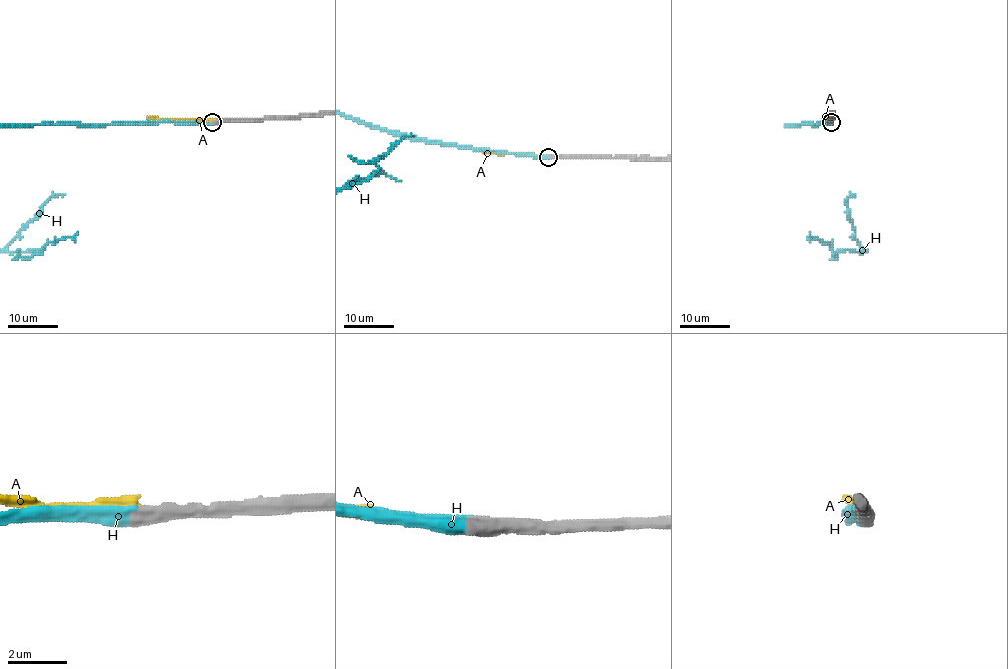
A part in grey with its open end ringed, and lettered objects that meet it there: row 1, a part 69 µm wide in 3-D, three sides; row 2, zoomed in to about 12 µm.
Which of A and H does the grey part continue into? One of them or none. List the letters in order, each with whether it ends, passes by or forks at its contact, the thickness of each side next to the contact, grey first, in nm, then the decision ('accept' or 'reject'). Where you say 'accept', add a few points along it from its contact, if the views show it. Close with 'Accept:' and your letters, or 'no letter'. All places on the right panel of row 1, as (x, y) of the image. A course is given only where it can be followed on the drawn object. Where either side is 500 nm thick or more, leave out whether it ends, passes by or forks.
A: calibres 600 and 280 nm; reject
H: calibres 600 and 600 nm; accept
Accept: H

